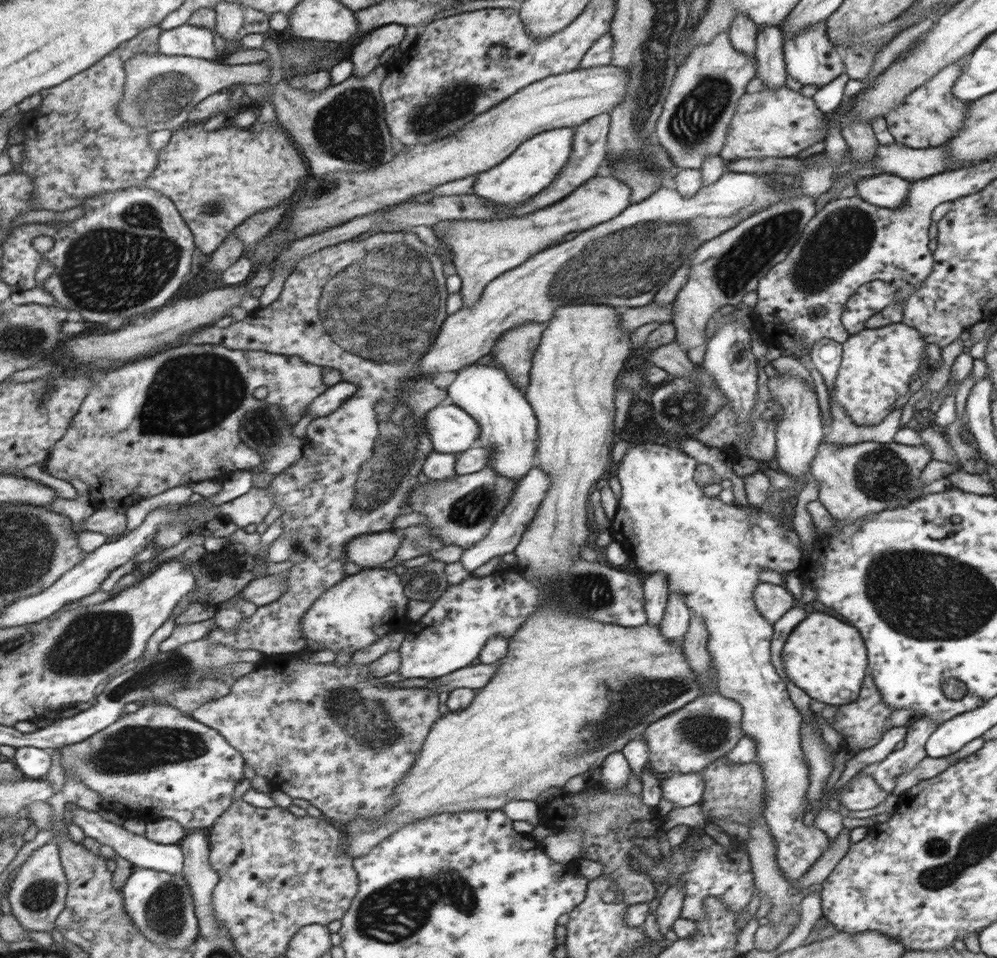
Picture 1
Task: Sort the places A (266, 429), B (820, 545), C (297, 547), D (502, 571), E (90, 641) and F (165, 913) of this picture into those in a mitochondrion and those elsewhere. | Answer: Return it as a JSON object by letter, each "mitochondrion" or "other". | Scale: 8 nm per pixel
{"A":"mitochondrion","B":"other","C":"other","D":"other","E":"mitochondrion","F":"mitochondrion"}

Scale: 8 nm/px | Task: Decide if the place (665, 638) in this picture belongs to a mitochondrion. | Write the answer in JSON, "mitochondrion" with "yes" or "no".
{"mitochondrion":"no"}

